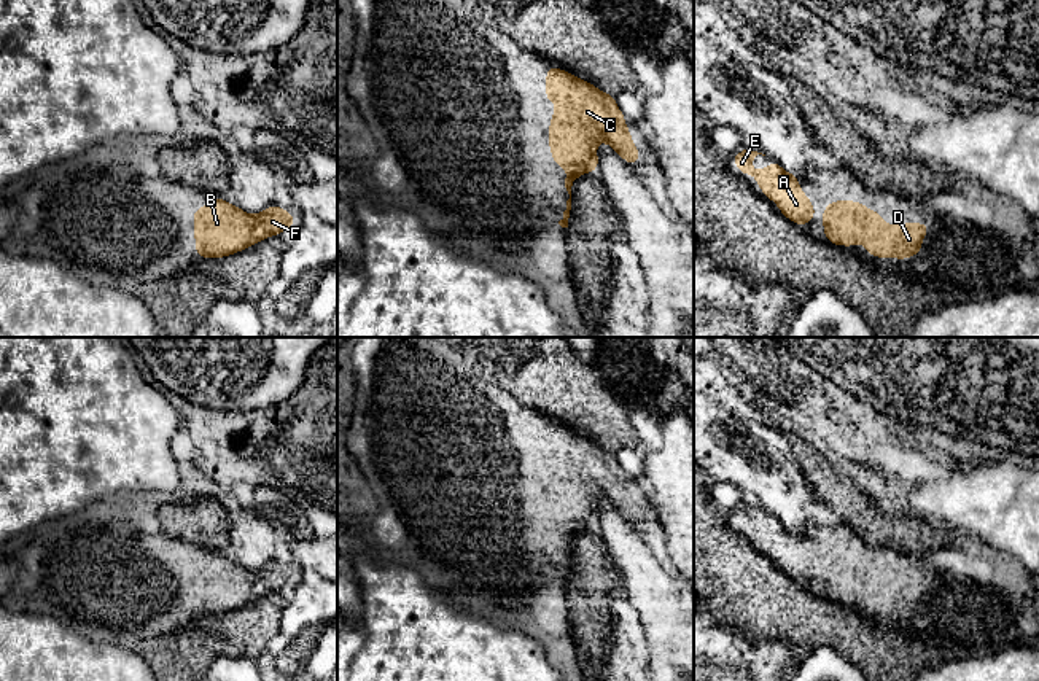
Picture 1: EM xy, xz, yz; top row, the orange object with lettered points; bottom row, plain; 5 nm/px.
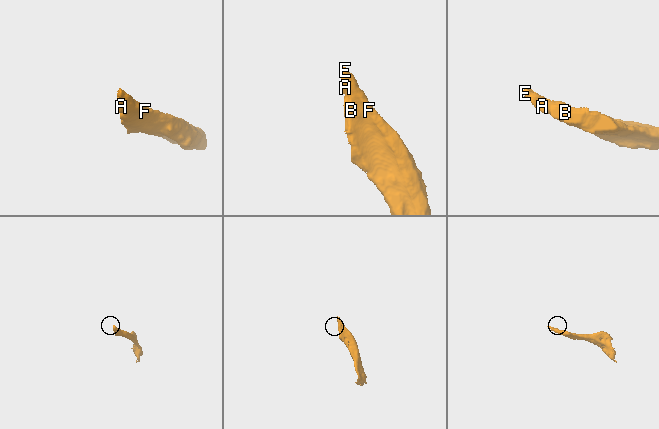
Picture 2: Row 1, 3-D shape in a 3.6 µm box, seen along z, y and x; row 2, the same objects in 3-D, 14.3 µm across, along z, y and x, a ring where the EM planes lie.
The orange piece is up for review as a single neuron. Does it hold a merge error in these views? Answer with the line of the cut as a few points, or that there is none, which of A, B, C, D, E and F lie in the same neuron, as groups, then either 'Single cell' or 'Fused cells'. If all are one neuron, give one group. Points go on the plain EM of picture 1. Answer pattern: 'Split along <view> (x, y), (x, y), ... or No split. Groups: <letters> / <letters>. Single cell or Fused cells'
No split. Groups: A B C D E F. Single cell

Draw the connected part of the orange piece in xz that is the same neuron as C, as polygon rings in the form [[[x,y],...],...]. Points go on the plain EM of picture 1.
[[[551,422],[546,426],[544,450],[547,458],[554,458],[557,461],[557,465],[552,468],[552,474],[549,479],[549,506],[554,514],[554,520],[566,527],[565,544],[570,551],[570,555],[566,557],[566,566],[563,568],[563,574],[558,578],[558,581],[562,584],[568,584],[568,574],[571,566],[571,543],[578,533],[598,527],[597,500],[598,498],[608,500],[628,522],[636,520],[641,514],[641,509],[632,496],[630,485],[625,481],[624,469],[617,463],[613,450],[603,449],[598,444],[595,444],[592,439],[578,434],[576,431],[566,426],[560,426],[555,422]]]

